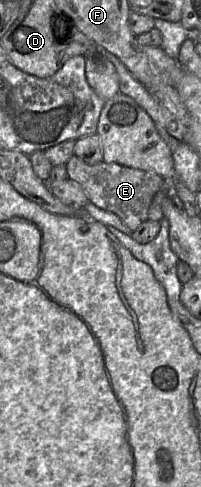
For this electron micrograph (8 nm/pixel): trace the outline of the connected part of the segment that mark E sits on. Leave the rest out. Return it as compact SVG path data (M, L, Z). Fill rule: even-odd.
M72 156L65 164L67 178L76 181L84 190L88 200L98 208L116 214L130 231L148 220L148 209L156 193L165 189L167 182L160 175L139 169L103 161L88 165Z

